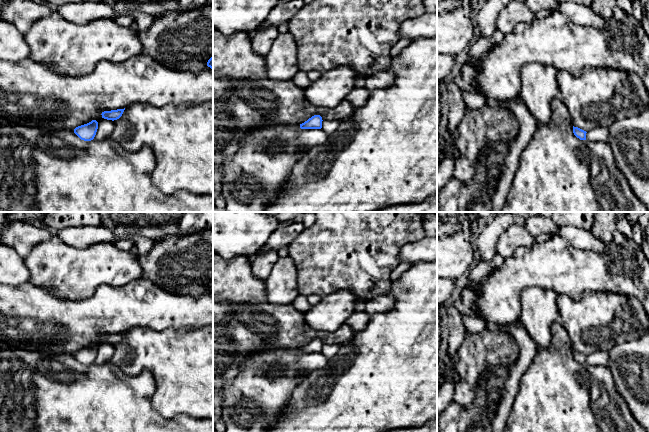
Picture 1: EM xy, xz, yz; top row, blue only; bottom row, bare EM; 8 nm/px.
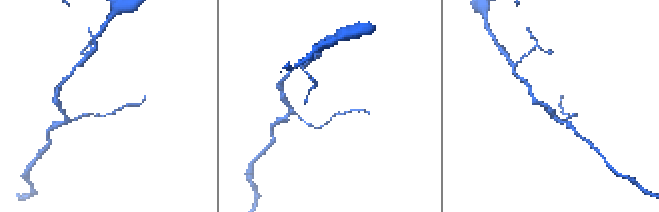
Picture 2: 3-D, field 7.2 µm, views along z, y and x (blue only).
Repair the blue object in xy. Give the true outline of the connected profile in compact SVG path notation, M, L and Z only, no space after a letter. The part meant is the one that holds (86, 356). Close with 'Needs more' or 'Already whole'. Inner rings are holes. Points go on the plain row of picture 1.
M92 344L91 346L78 350L74 353L74 357L84 365L91 365L94 363L98 353L98 346Z. Already whole

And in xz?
M314 339L304 347L300 348L301 353L321 353L322 341L320 339Z. Already whole

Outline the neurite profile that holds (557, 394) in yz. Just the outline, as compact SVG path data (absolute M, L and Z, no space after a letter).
M560 320L552 324L551 332L549 346L537 350L531 365L520 380L519 391L502 432L646 432L618 393L610 369L607 366L577 362Z

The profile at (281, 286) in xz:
M281 257L265 280L267 299L274 305L291 305L299 295L297 270L291 257Z

